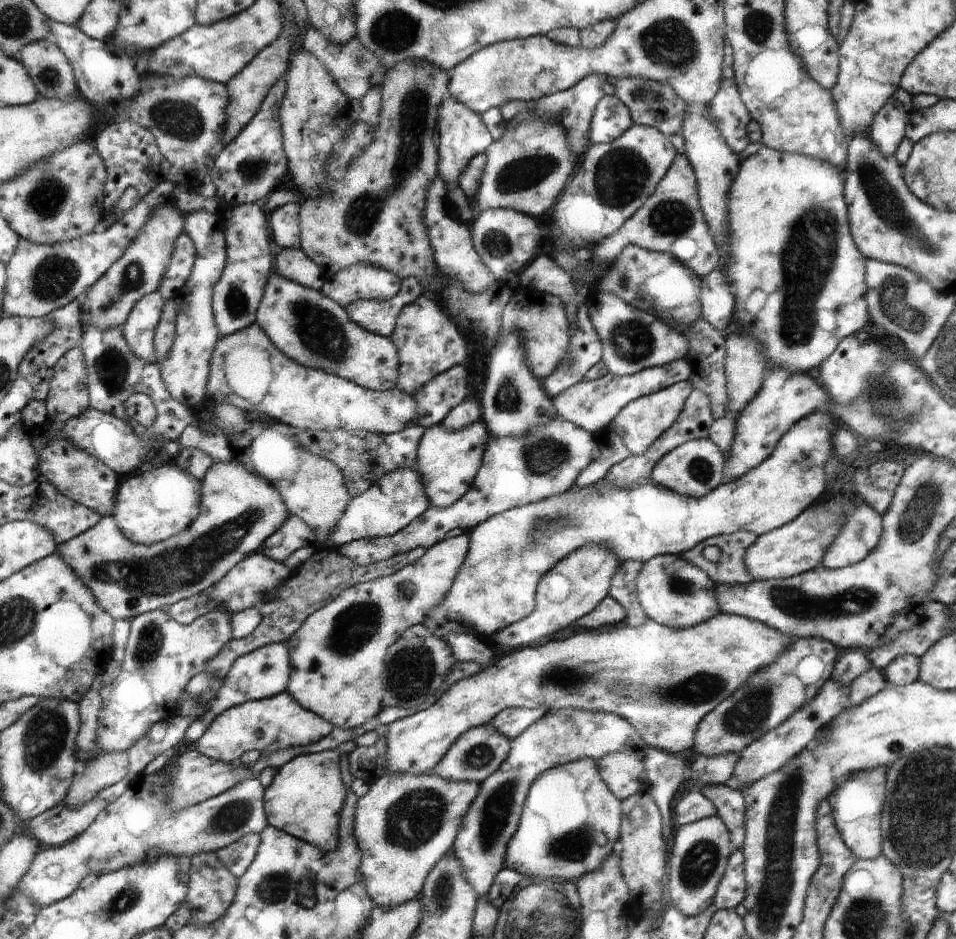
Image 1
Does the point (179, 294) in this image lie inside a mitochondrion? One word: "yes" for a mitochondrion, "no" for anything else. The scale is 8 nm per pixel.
no

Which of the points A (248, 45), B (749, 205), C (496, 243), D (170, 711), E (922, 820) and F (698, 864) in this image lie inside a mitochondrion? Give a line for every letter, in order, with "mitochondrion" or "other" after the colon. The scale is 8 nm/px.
A: other
B: other
C: mitochondrion
D: other
E: mitochondrion
F: mitochondrion

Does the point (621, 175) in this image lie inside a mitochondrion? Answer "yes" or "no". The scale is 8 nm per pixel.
yes

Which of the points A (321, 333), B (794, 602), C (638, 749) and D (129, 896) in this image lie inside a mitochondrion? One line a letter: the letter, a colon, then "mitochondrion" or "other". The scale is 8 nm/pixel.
A: mitochondrion
B: mitochondrion
C: other
D: mitochondrion

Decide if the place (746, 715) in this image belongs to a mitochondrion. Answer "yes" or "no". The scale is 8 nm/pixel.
yes

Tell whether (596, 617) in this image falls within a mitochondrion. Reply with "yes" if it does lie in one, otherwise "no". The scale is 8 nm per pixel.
no

